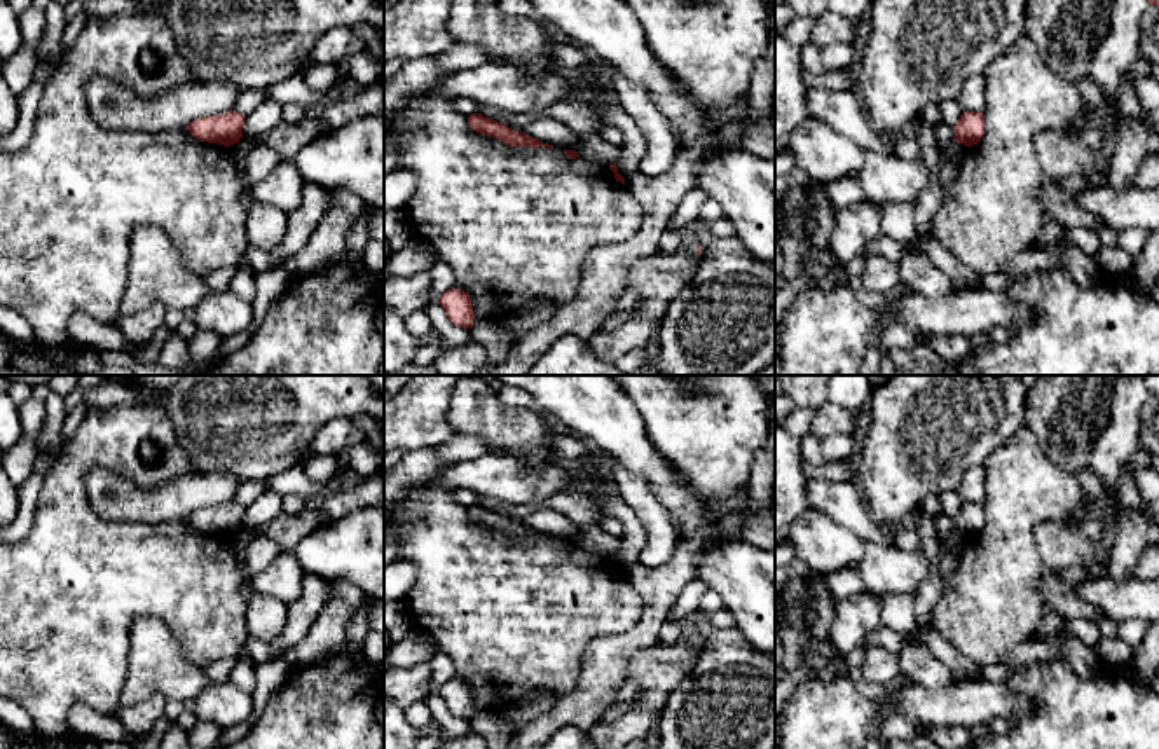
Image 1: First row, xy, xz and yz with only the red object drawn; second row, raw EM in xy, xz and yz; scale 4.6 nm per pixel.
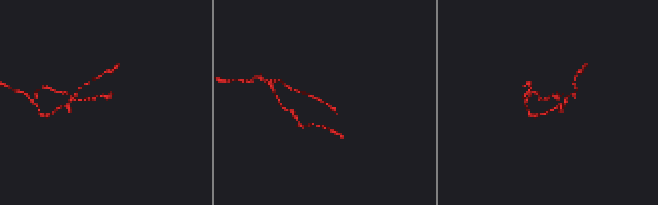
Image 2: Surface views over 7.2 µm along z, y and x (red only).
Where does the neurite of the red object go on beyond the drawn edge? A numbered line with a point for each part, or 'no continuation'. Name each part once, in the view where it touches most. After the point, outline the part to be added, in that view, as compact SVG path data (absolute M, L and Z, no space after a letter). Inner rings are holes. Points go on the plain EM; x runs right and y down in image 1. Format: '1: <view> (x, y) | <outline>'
no continuation

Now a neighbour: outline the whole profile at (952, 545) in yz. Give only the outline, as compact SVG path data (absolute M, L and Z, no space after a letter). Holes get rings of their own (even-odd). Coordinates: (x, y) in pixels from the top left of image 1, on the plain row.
M958 533L939 539L941 546L941 592L950 583L951 576L960 566L960 552L965 546L967 538Z

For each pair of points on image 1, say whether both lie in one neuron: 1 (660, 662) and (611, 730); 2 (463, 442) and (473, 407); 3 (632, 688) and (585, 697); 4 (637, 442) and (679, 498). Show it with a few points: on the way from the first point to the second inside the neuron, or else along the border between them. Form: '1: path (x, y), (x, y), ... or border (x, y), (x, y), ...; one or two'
1: path (658, 681), (651, 700), (630, 721); one
2: border (456, 433), (480, 439), (493, 453); two
3: border (629, 680), (617, 690), (615, 700); two
4: path (641, 456), (665, 484); one

